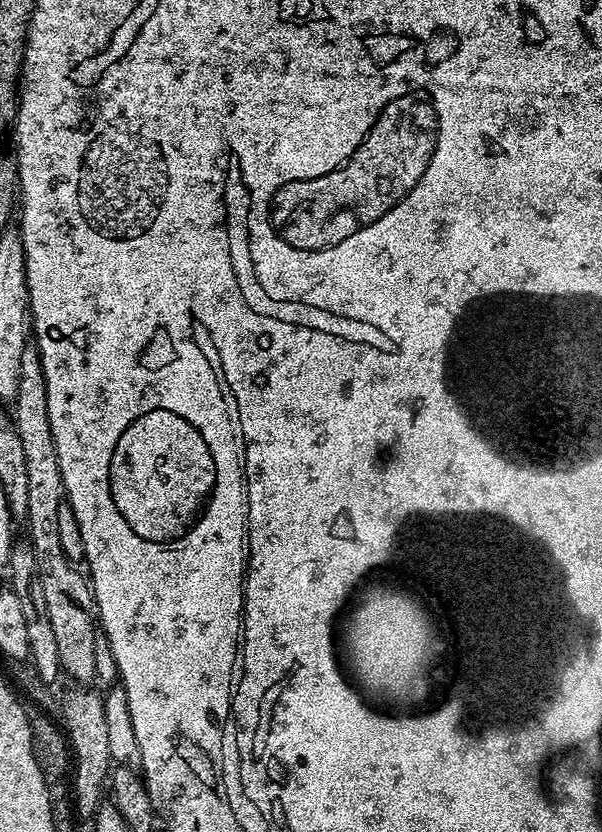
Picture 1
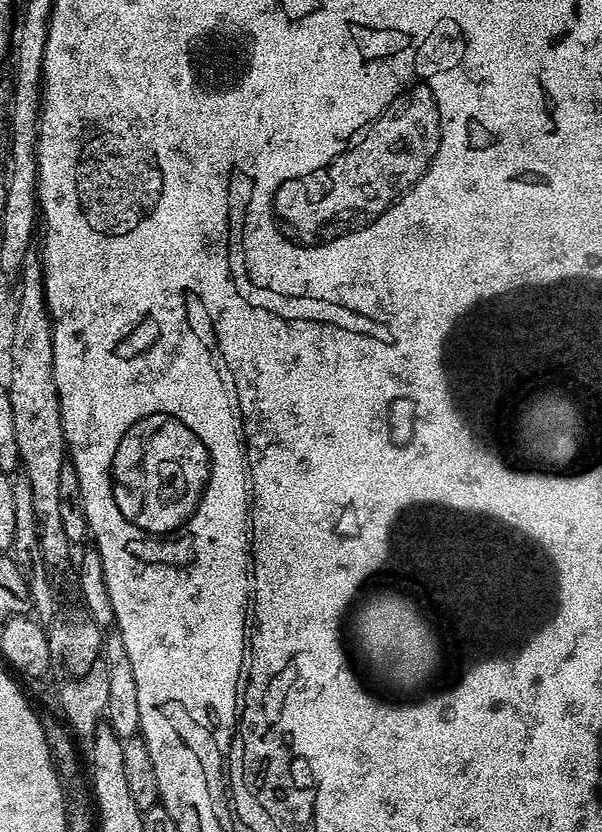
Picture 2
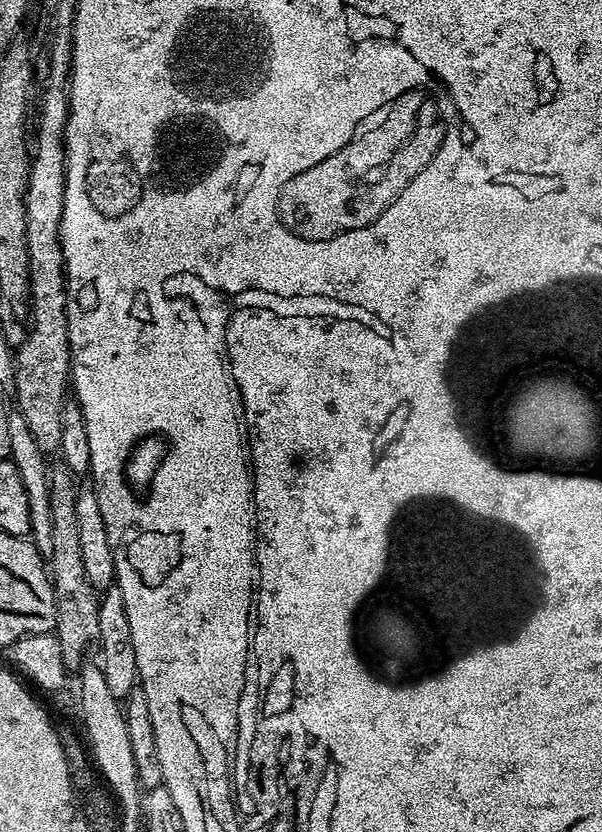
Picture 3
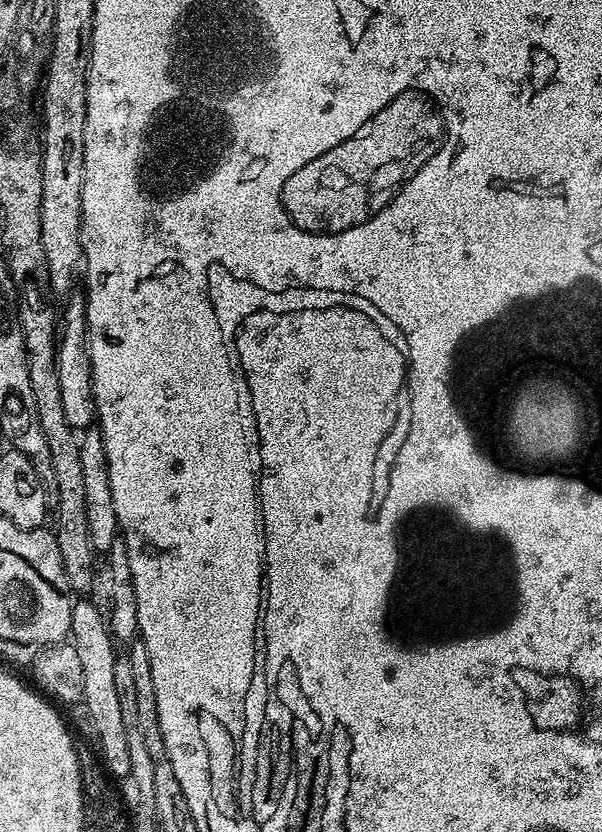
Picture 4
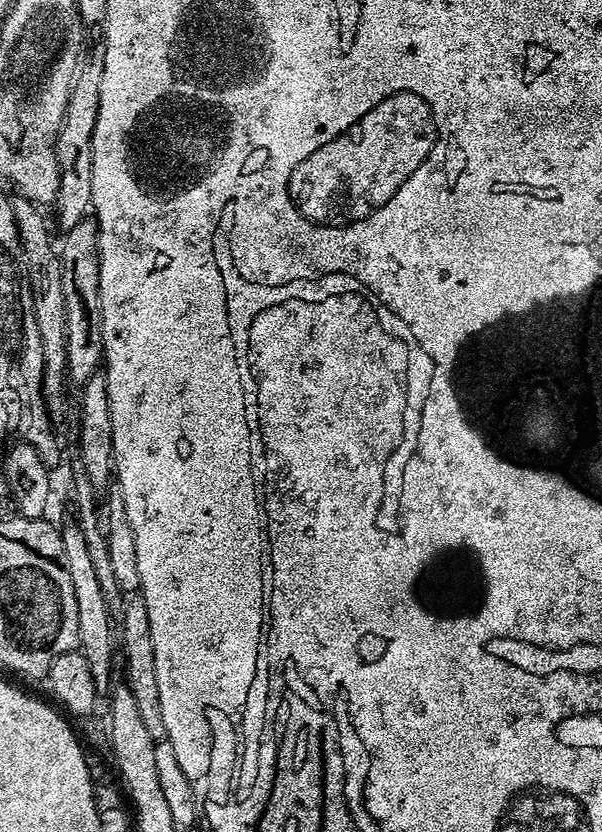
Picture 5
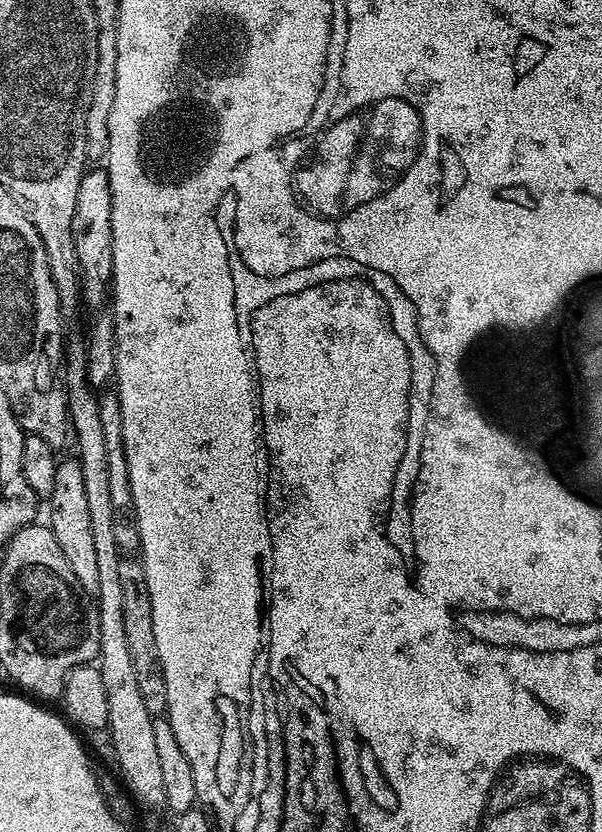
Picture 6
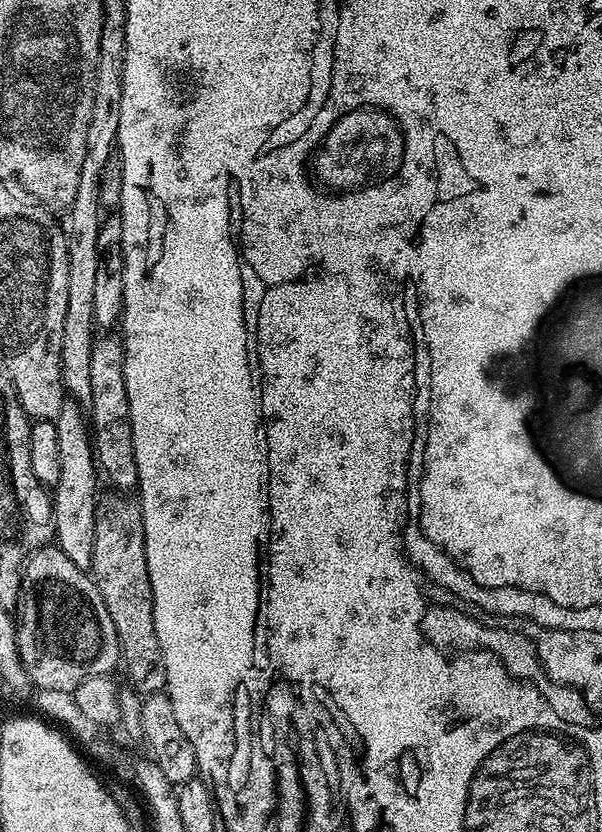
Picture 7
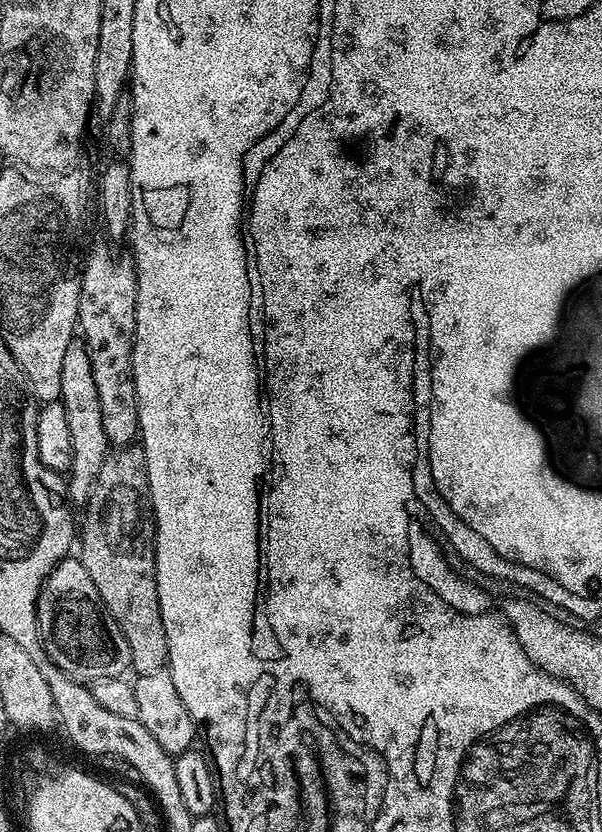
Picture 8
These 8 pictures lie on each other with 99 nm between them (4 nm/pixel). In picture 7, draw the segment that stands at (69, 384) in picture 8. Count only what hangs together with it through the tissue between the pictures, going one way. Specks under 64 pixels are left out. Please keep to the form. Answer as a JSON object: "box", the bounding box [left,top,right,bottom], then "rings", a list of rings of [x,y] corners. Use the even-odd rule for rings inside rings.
{"box":[51,398,98,570],"rings":[[[66,398],[54,423],[58,430],[58,452],[62,461],[58,482],[51,493],[52,513],[56,527],[54,544],[62,550],[62,554],[66,554],[66,558],[70,558],[70,562],[74,562],[74,566],[88,570],[92,567],[98,507],[98,495],[96,496],[98,465],[96,453],[92,449],[90,420],[81,405],[71,398]]]}

